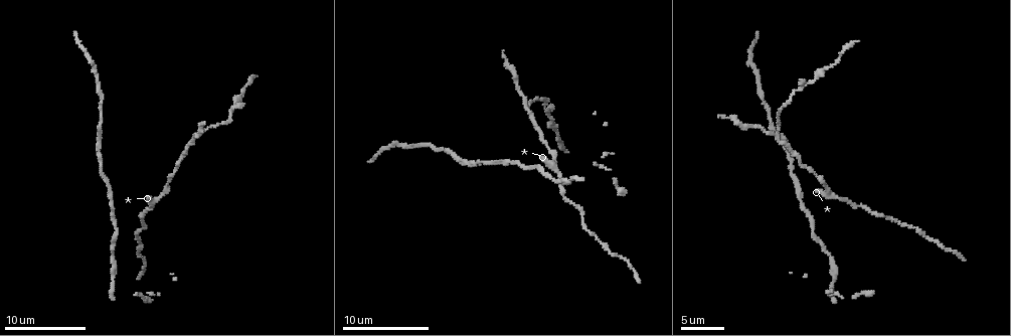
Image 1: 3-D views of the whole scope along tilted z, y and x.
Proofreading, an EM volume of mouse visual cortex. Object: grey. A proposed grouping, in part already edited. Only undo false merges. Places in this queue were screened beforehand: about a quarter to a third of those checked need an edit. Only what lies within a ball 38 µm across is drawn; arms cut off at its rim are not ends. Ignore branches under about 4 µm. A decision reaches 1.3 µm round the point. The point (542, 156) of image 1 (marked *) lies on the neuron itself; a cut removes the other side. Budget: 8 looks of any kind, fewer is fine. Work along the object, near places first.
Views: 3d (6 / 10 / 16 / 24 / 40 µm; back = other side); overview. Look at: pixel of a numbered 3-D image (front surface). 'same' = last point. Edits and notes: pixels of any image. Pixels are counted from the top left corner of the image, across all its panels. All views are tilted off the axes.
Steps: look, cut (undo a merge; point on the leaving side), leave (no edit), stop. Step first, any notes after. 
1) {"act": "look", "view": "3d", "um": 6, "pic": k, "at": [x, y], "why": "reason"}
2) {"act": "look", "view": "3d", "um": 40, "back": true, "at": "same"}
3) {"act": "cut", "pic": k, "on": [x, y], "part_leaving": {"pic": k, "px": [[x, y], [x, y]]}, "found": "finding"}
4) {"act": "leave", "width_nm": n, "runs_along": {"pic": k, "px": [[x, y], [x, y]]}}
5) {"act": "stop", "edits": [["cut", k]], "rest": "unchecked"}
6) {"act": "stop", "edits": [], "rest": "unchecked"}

{"act": "look", "view": "3d", "um": 10, "pic": 1, "at": [524, 107], "why": "arms part here"}

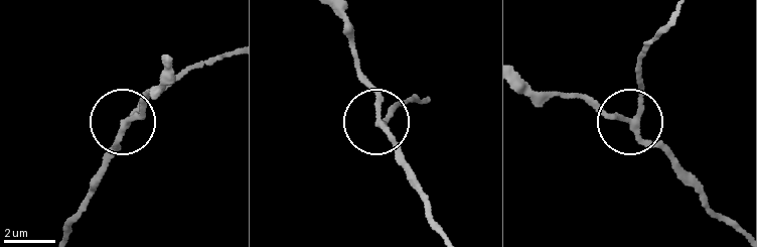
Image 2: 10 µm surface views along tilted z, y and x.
{"act": "leave", "arms": 3, "runs_along": {"pic": 2, "px": [[737, 230], [712, 212], [633, 124], [611, 120], [577, 99]]}, "found": "all the same neuron"}

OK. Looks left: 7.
{"act": "look", "view": "3d", "um": 10, "pic": 1, "at": [111, 210]}

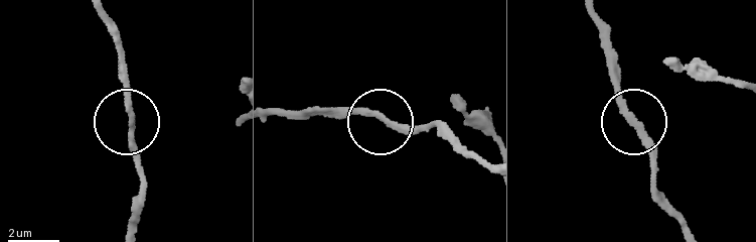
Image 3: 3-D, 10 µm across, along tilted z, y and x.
{"act": "leave", "side_arm_um": 23, "found": "continuous, no second neuron"}

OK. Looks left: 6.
{"act": "look", "view": "3d", "um": 6, "pic": 1, "at": [110, 258], "why": "calibre changes"}

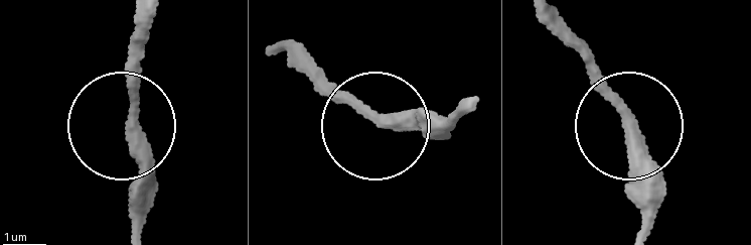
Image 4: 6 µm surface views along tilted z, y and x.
{"act": "leave", "found": "all the same neuron"}

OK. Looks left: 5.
{"act": "look", "view": "3d", "um": 10, "pic": 1, "at": [153, 203], "why": "three-way junction"}

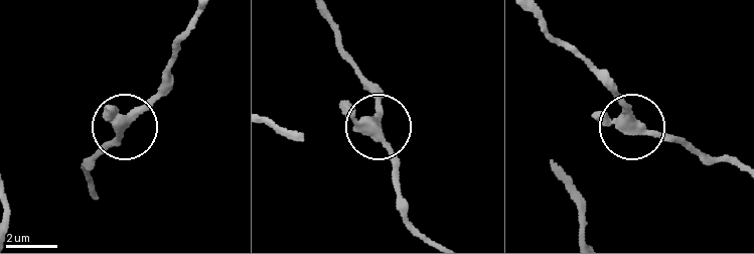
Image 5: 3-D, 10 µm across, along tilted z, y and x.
{"act": "leave", "runs_along": {"pic": 5, "px": [[593, 118], [616, 118], [689, 144]]}, "found": "one neuron here"}

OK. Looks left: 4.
{"act": "stop", "edits": [], "rest": "unchecked"}

